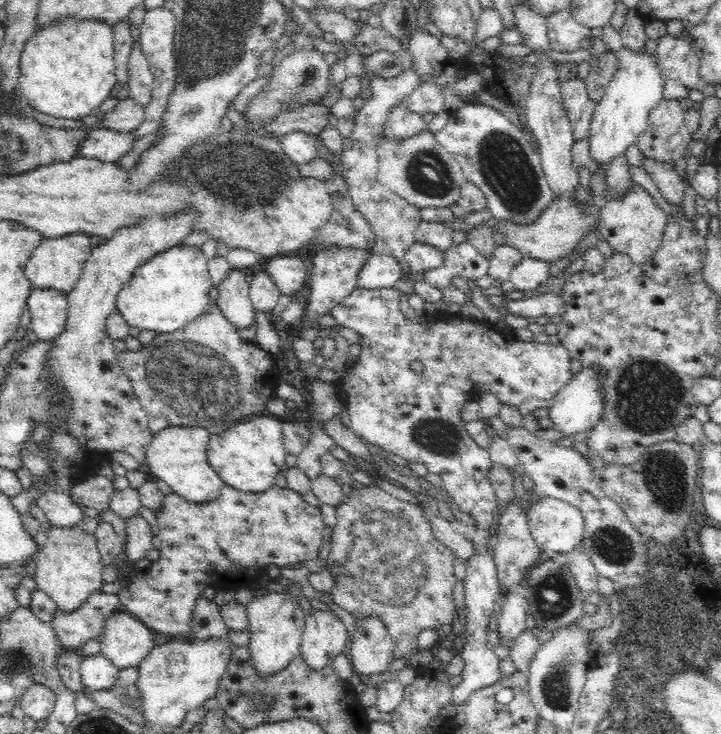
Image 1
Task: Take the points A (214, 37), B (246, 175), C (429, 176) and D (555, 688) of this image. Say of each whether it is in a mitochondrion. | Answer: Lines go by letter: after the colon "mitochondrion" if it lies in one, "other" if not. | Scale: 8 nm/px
A: mitochondrion
B: mitochondrion
C: mitochondrion
D: mitochondrion

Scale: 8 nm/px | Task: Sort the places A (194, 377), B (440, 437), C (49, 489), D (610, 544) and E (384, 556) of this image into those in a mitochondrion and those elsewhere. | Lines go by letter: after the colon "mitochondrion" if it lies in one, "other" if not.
A: mitochondrion
B: mitochondrion
C: other
D: mitochondrion
E: mitochondrion

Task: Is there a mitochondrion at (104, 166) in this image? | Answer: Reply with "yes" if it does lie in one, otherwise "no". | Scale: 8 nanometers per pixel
no

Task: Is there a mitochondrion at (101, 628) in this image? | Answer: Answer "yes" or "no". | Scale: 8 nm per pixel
no

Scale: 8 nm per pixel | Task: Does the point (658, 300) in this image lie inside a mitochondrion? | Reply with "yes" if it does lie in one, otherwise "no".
no

